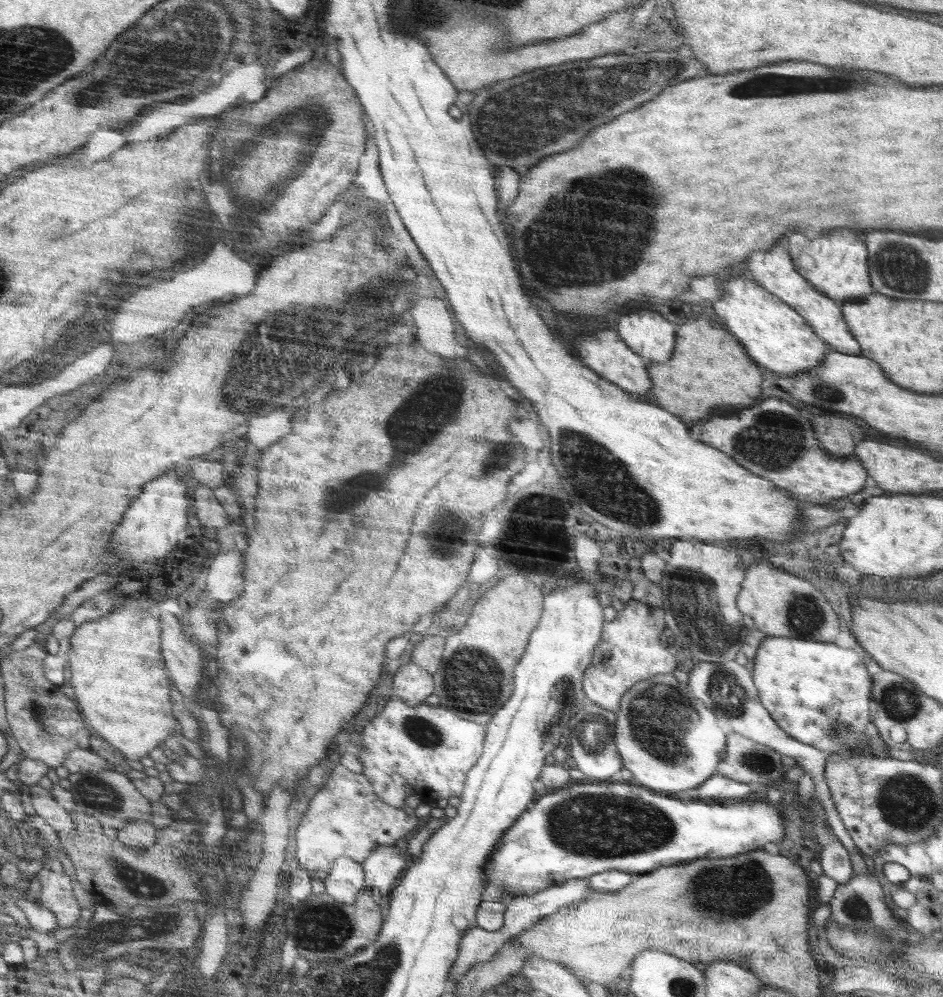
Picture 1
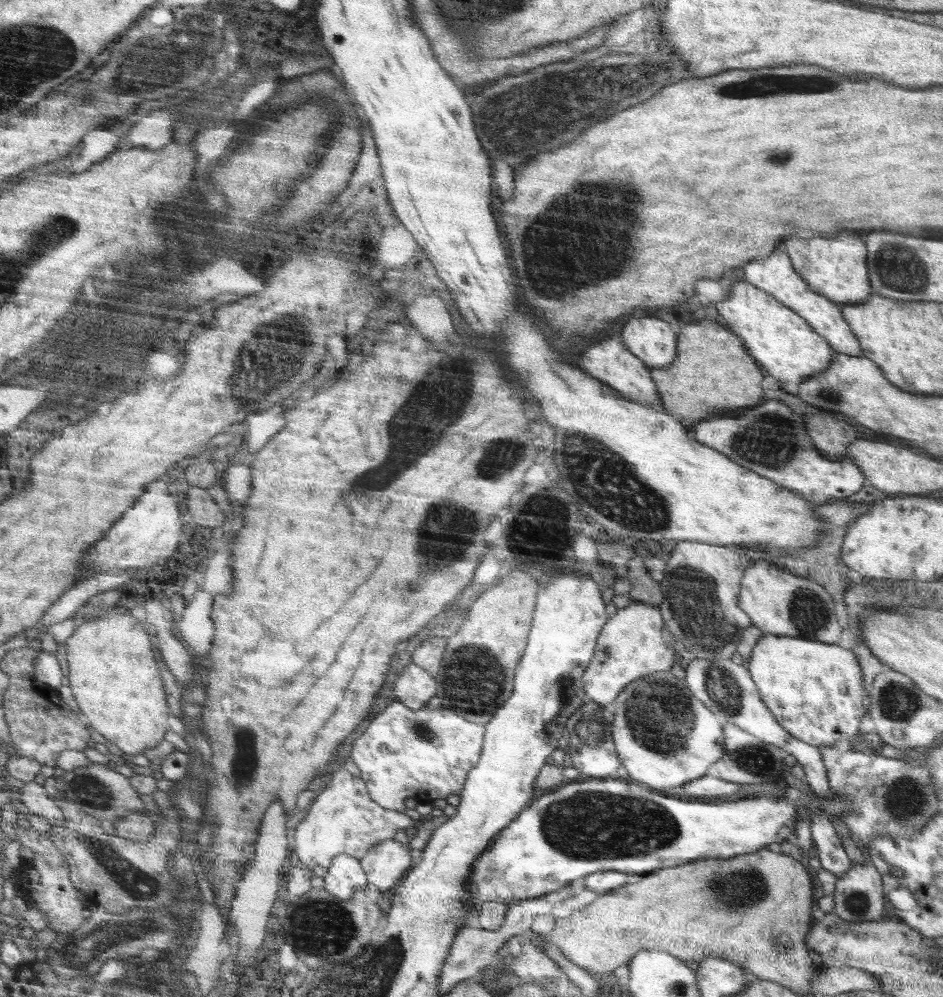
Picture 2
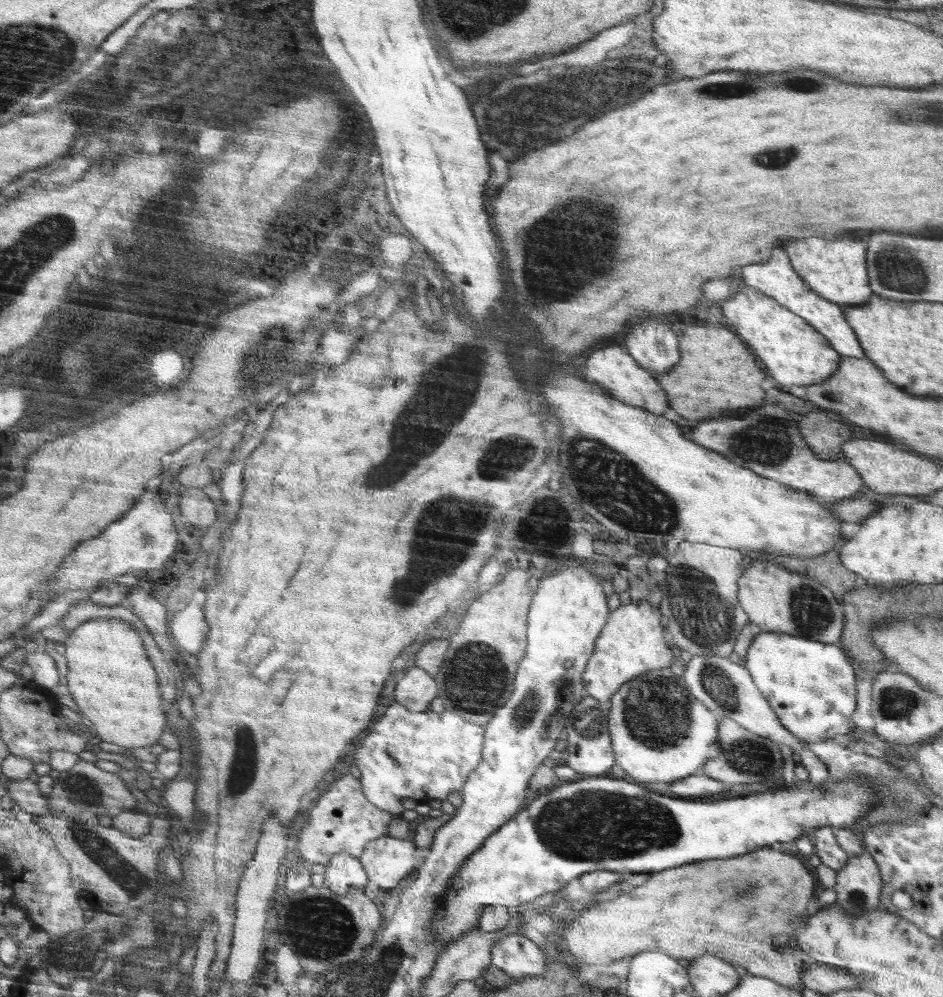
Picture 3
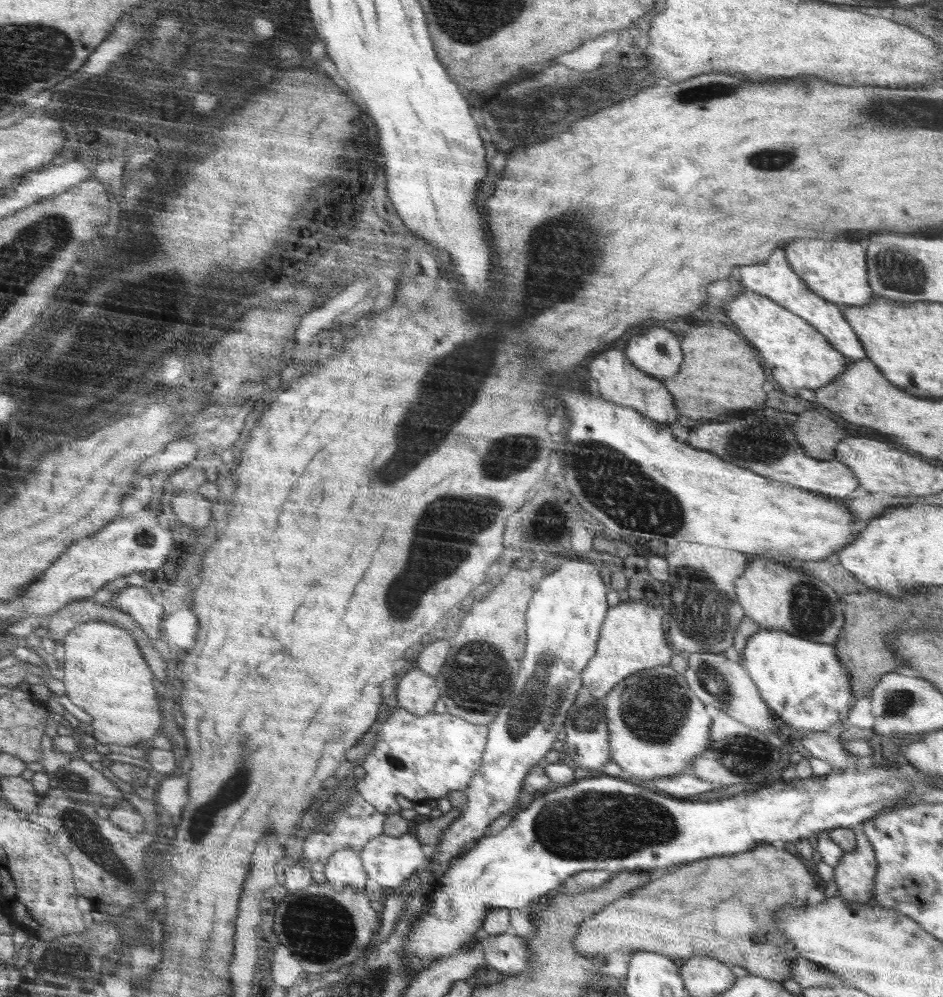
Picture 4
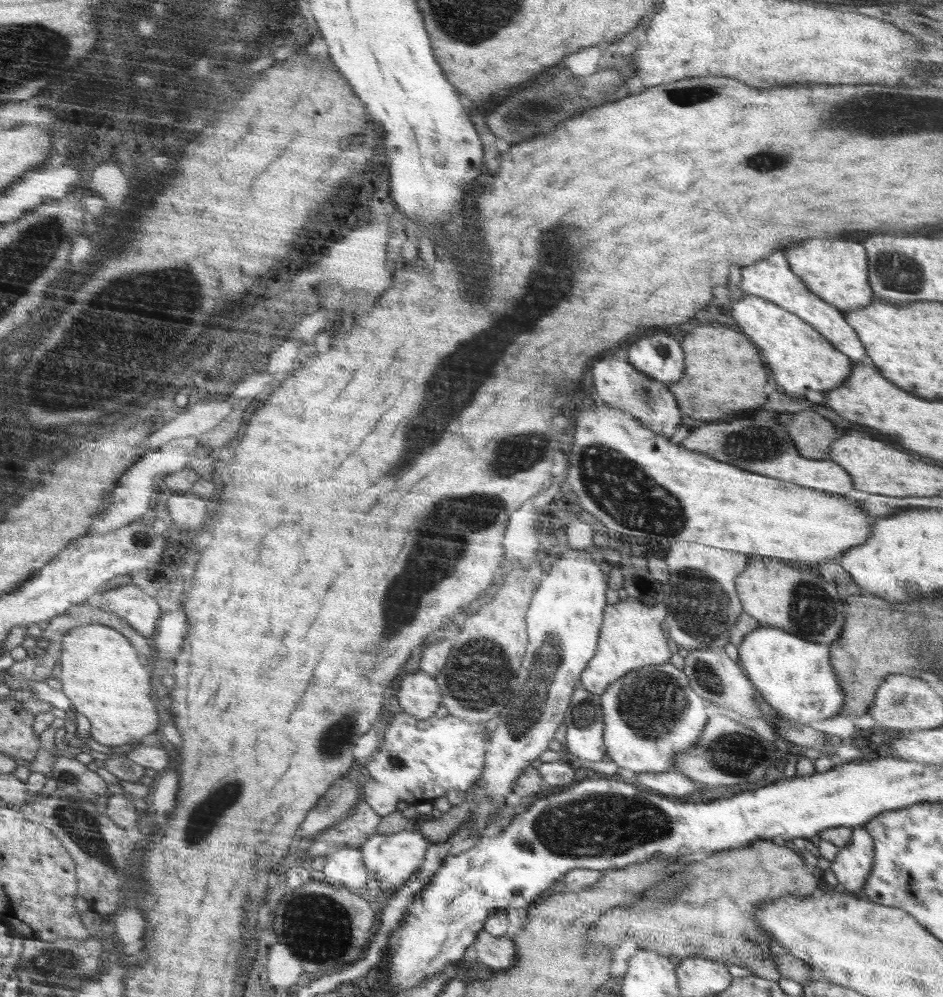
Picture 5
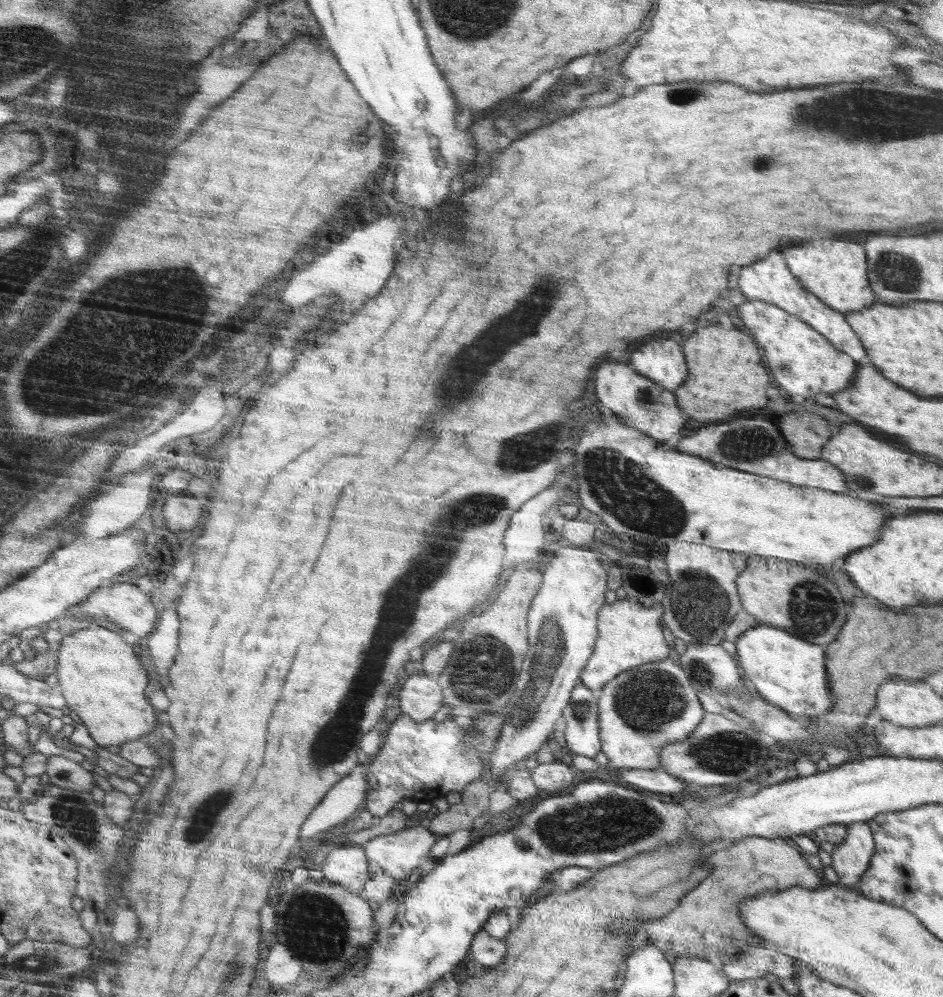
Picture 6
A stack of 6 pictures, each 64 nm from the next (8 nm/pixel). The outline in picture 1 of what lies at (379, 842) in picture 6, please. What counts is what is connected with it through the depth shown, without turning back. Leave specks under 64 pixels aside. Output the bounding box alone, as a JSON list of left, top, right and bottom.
[361,846,405,895]

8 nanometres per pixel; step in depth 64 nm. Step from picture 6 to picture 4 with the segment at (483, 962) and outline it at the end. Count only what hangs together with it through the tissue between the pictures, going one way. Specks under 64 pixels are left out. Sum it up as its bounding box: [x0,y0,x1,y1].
[478,934,532,974]

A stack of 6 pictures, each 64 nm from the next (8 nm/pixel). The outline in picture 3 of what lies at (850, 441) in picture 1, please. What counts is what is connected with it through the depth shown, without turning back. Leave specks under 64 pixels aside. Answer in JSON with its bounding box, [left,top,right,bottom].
[797,414,854,459]

